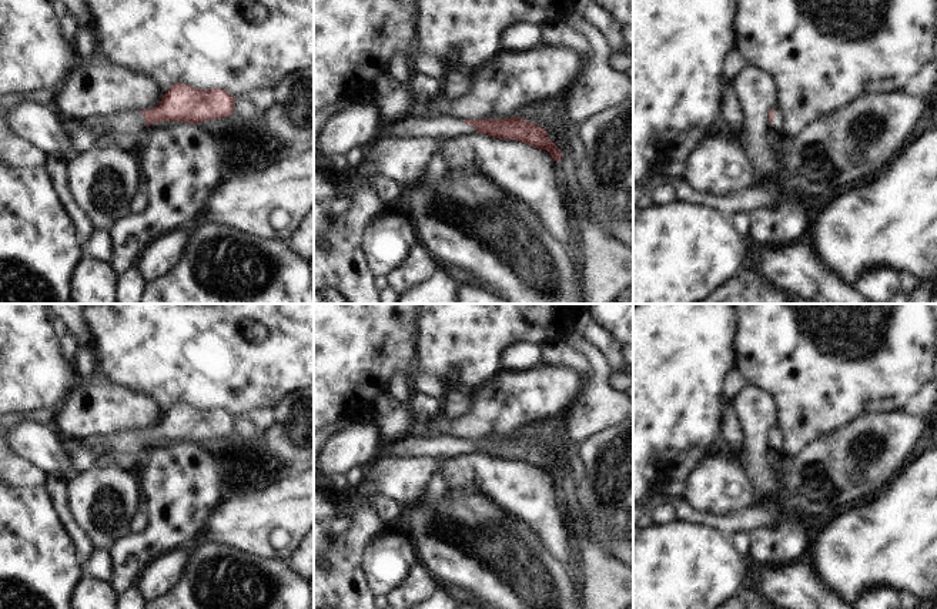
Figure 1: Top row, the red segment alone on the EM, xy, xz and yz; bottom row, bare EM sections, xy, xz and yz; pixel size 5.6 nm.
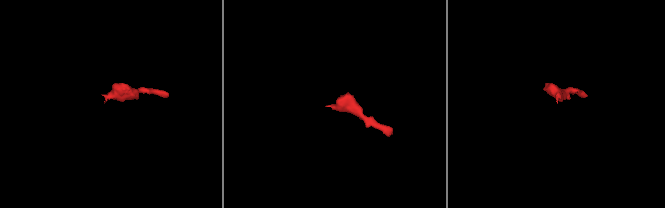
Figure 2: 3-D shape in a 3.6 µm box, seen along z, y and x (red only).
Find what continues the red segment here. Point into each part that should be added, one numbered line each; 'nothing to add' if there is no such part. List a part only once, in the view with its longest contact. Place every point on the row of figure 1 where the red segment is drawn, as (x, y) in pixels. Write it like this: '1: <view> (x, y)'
1: xz (444, 126)

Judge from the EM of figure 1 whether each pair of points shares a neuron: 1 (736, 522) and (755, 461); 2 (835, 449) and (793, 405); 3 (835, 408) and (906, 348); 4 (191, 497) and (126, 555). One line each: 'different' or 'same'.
1: different
2: different
3: same
4: same

